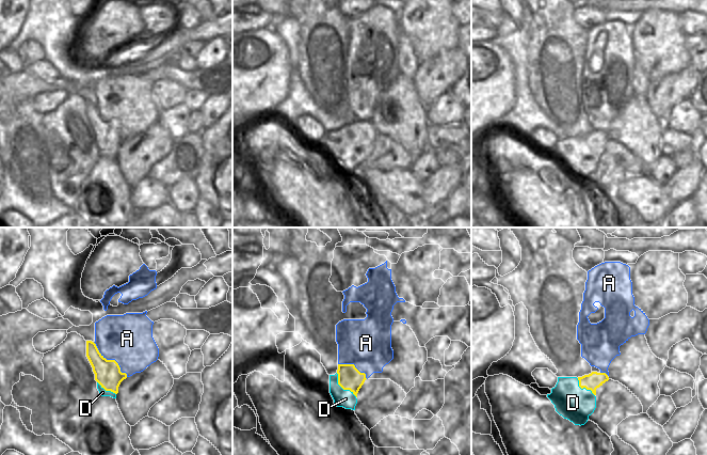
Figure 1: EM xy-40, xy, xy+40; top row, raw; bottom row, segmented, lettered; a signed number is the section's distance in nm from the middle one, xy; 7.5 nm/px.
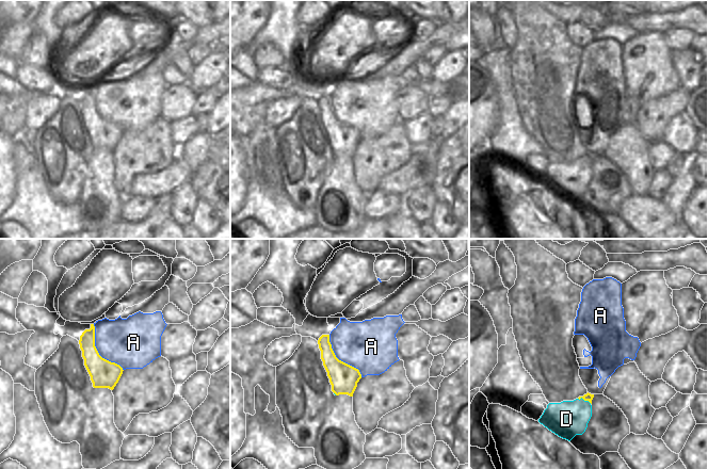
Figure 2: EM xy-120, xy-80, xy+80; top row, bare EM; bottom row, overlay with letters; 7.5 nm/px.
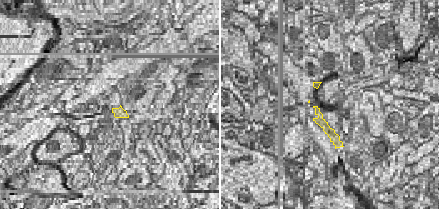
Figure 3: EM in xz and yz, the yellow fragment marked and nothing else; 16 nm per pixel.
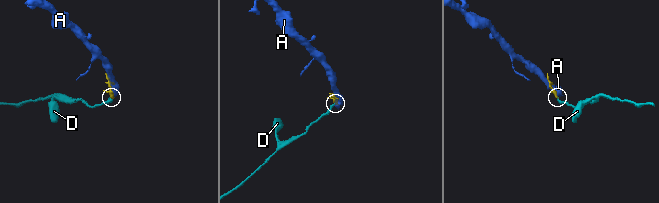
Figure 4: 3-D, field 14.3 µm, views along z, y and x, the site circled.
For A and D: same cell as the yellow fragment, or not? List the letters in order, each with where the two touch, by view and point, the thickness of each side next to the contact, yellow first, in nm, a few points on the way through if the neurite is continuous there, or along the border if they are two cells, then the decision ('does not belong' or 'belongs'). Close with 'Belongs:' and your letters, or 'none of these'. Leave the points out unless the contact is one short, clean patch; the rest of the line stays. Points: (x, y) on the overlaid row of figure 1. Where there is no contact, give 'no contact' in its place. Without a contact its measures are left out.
A: meets yellow in xy-40 at (111, 360); 200 nm thick on the yellow side, 380 nm on the other; does not belong
D: meets yellow in xy at (342, 388); 180 nm thick on the yellow side, 140 nm on the other; border along xy (336, 373), (338, 383), (343, 389), (349, 389), (356, 396); does not belong
Belongs: none of these

